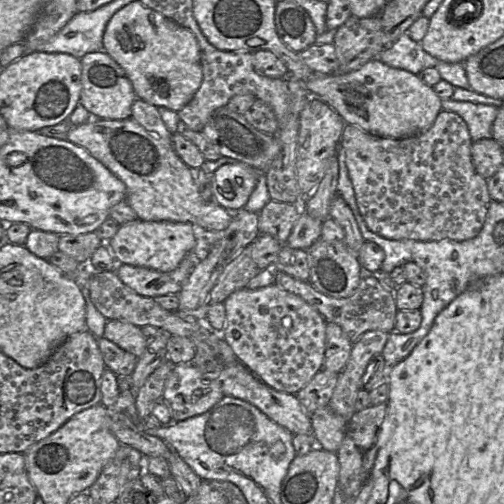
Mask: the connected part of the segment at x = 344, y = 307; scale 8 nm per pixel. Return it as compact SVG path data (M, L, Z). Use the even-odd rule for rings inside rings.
M275 272L275 284L303 298L314 306L327 322L338 324L354 343L367 331L378 330L386 333L395 331L395 319L398 308L395 302L395 292L384 287L376 275L363 273L356 291L347 298L334 298L316 290L309 281L296 279L284 272Z

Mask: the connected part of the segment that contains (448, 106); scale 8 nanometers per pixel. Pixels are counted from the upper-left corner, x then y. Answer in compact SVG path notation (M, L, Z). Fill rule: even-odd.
M441 99L442 109L458 114L466 123L473 142L492 138L492 125L498 107L482 103Z

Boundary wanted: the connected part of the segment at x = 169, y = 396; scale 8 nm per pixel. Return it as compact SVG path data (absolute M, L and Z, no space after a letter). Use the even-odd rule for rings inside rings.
M180 363L172 367L163 393L172 422L207 412L223 396L220 382L205 377L192 363Z

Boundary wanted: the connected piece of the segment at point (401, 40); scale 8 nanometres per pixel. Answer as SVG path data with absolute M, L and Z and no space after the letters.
M406 32L385 47L376 58L390 67L404 69L414 74L425 68L436 67L439 61L427 53L420 42L412 40Z

